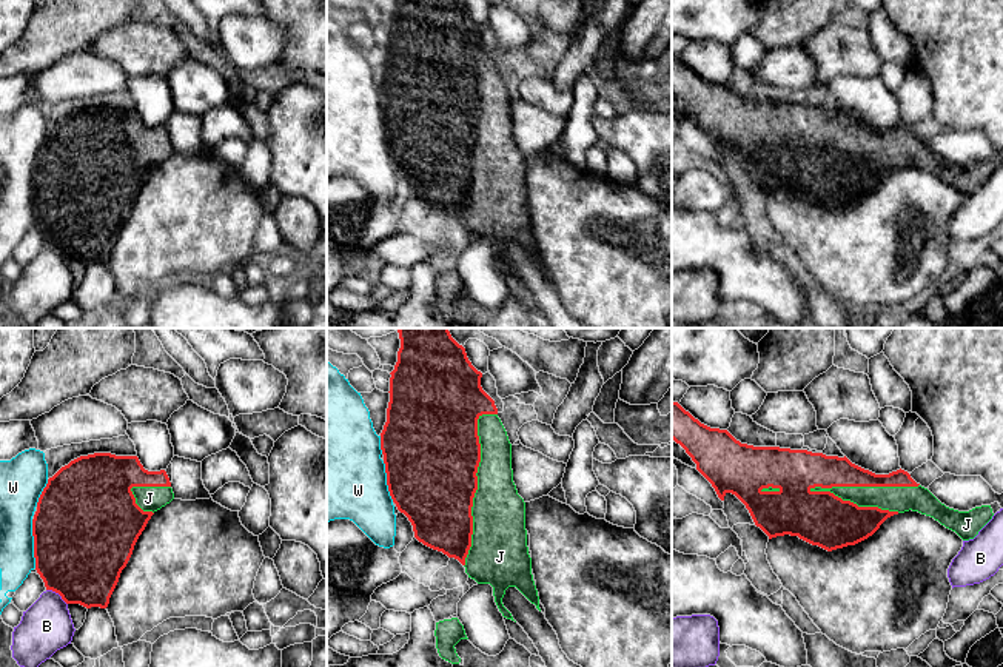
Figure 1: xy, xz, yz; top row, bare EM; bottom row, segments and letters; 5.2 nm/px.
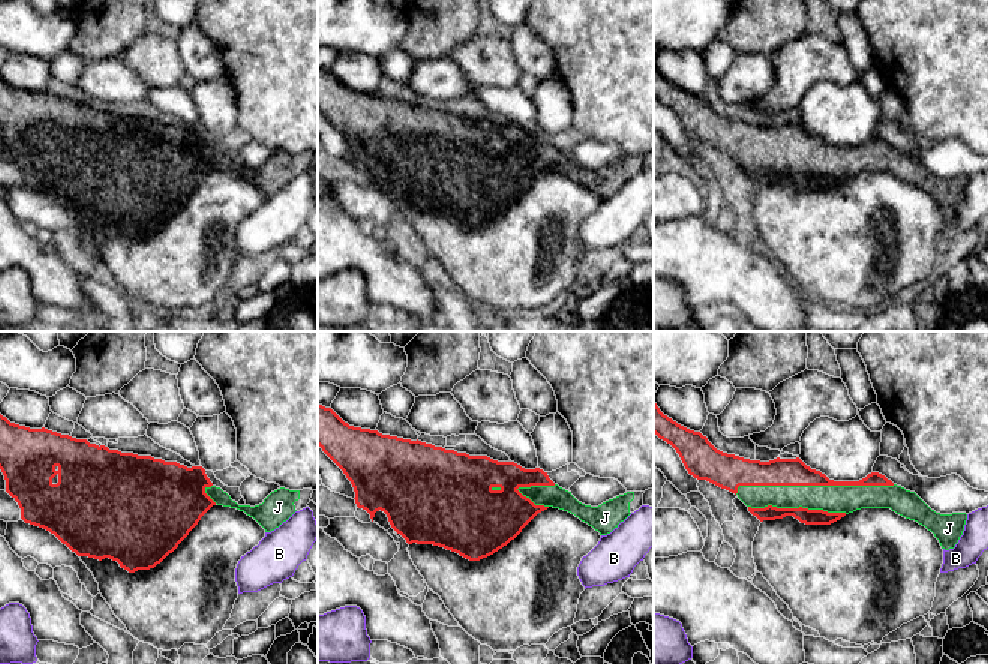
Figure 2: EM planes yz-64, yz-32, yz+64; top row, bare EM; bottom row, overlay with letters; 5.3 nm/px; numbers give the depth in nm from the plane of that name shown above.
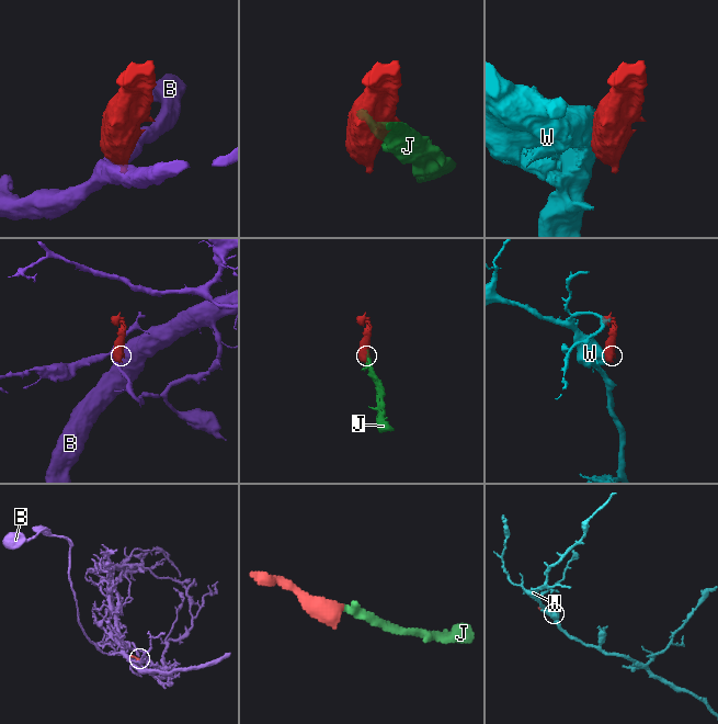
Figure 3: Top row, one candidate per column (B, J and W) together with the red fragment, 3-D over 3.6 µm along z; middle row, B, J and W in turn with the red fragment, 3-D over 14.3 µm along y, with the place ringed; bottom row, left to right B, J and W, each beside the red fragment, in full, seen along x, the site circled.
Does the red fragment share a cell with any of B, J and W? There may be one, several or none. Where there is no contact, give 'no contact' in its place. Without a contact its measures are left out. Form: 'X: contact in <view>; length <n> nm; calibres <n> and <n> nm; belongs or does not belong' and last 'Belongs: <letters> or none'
B: contact in xy; length 140 nm; calibres 480 and 260 nm; does not belong
J: contact in yz; length 600 nm; calibres 260 and 130 nm; belongs
W: contact in xy; length 260 nm; calibres 500 and 190 nm; does not belong
Belongs: J

